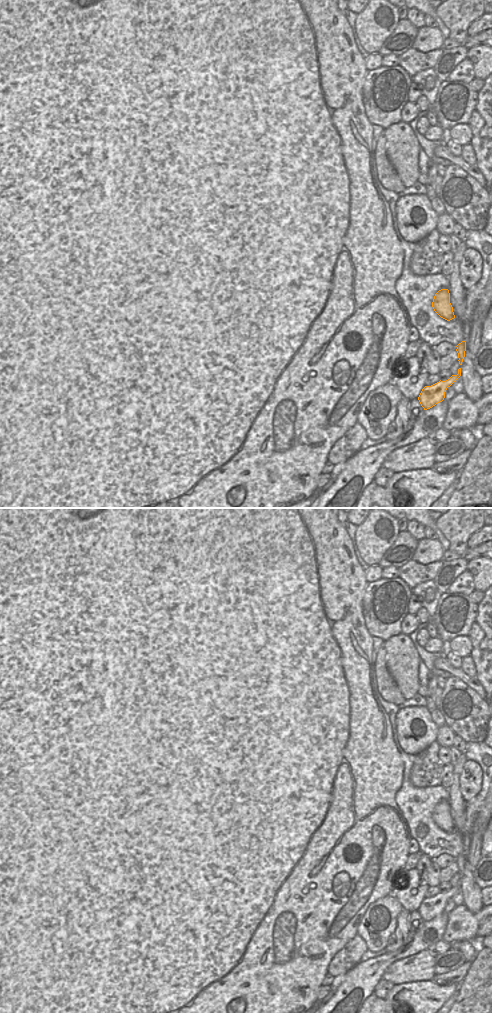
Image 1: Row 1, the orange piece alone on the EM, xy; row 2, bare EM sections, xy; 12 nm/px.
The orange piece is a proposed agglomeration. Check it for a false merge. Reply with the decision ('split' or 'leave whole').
leave whole

